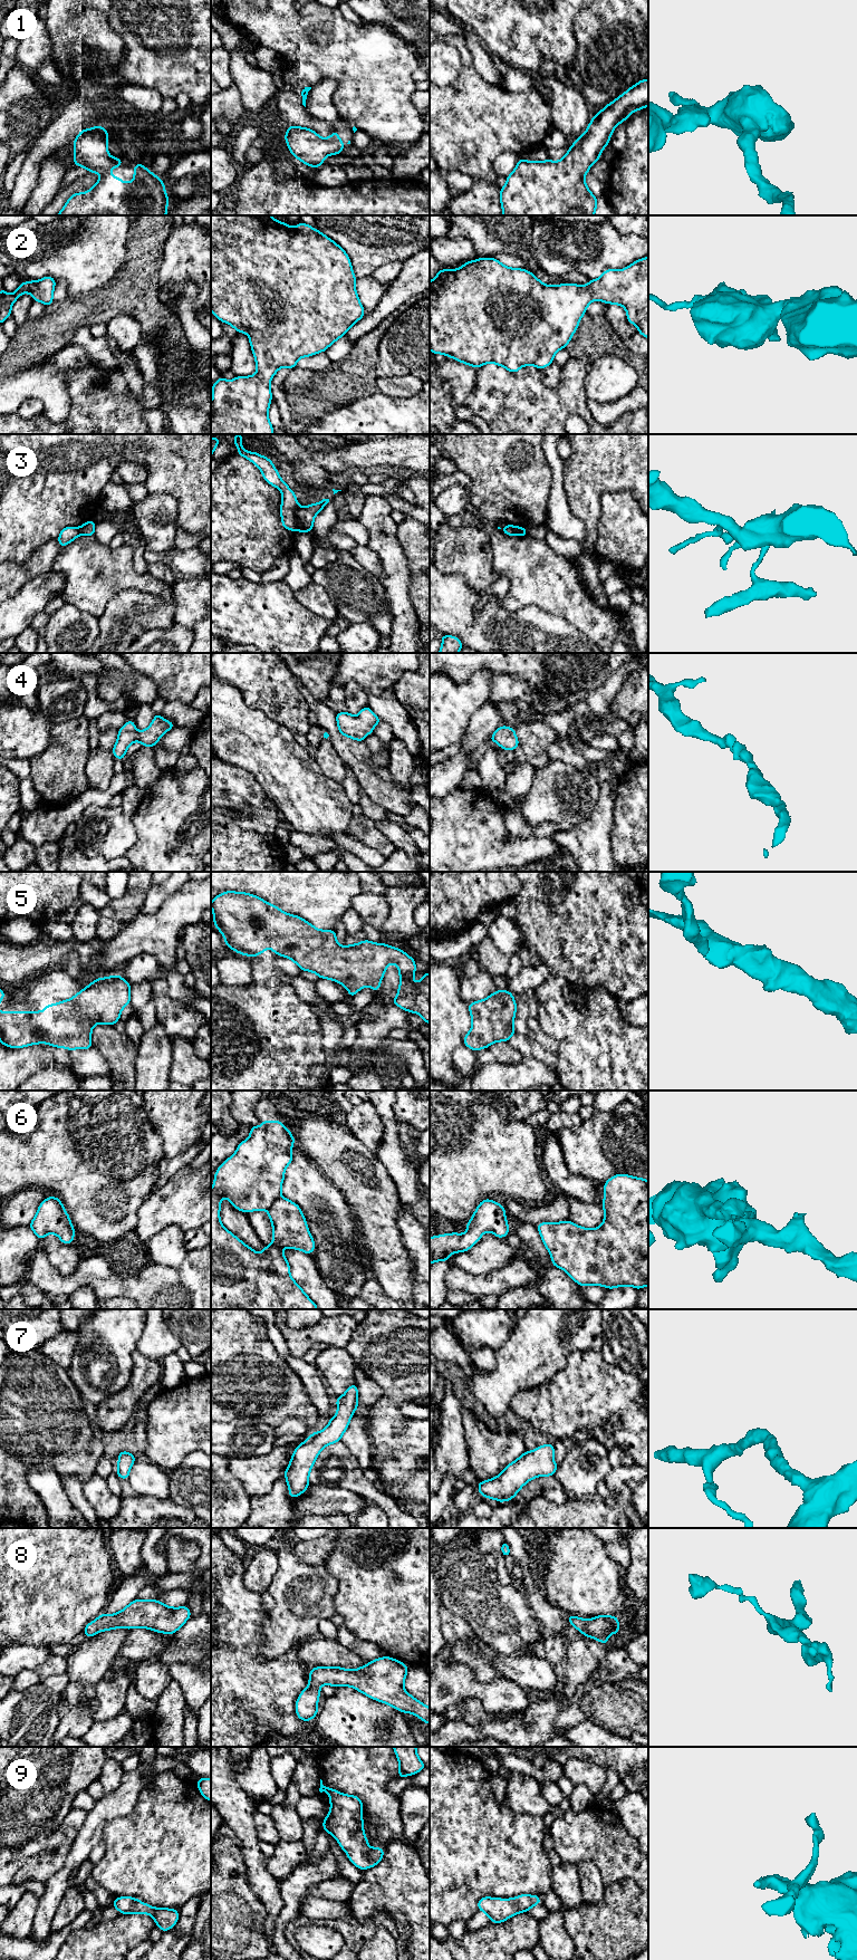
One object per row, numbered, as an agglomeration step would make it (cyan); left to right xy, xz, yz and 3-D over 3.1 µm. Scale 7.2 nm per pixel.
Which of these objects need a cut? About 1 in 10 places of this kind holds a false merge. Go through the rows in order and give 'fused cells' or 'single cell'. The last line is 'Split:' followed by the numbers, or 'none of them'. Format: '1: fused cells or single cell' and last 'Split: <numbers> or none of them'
1: single cell
2: single cell
3: fused cells
4: single cell
5: single cell
6: single cell
7: single cell
8: single cell
9: single cell
Split: 3

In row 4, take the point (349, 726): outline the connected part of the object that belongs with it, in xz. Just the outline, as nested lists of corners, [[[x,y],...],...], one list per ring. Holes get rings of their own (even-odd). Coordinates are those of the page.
[[[369,707],[363,708],[357,717],[348,712],[338,712],[336,720],[339,732],[357,741],[364,741],[368,733],[373,733],[374,727],[382,722]]]

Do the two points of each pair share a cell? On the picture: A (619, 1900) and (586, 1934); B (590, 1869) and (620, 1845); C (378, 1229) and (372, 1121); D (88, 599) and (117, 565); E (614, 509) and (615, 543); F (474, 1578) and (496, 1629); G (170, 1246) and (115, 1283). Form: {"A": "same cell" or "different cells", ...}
{"A": "same cell", "B": "different cells", "C": "different cells", "D": "same cell", "E": "same cell", "F": "same cell", "G": "different cells"}

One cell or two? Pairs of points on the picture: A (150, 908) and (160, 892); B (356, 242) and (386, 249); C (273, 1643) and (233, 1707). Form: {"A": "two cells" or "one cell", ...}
{"A": "one cell", "B": "one cell", "C": "two cells"}

